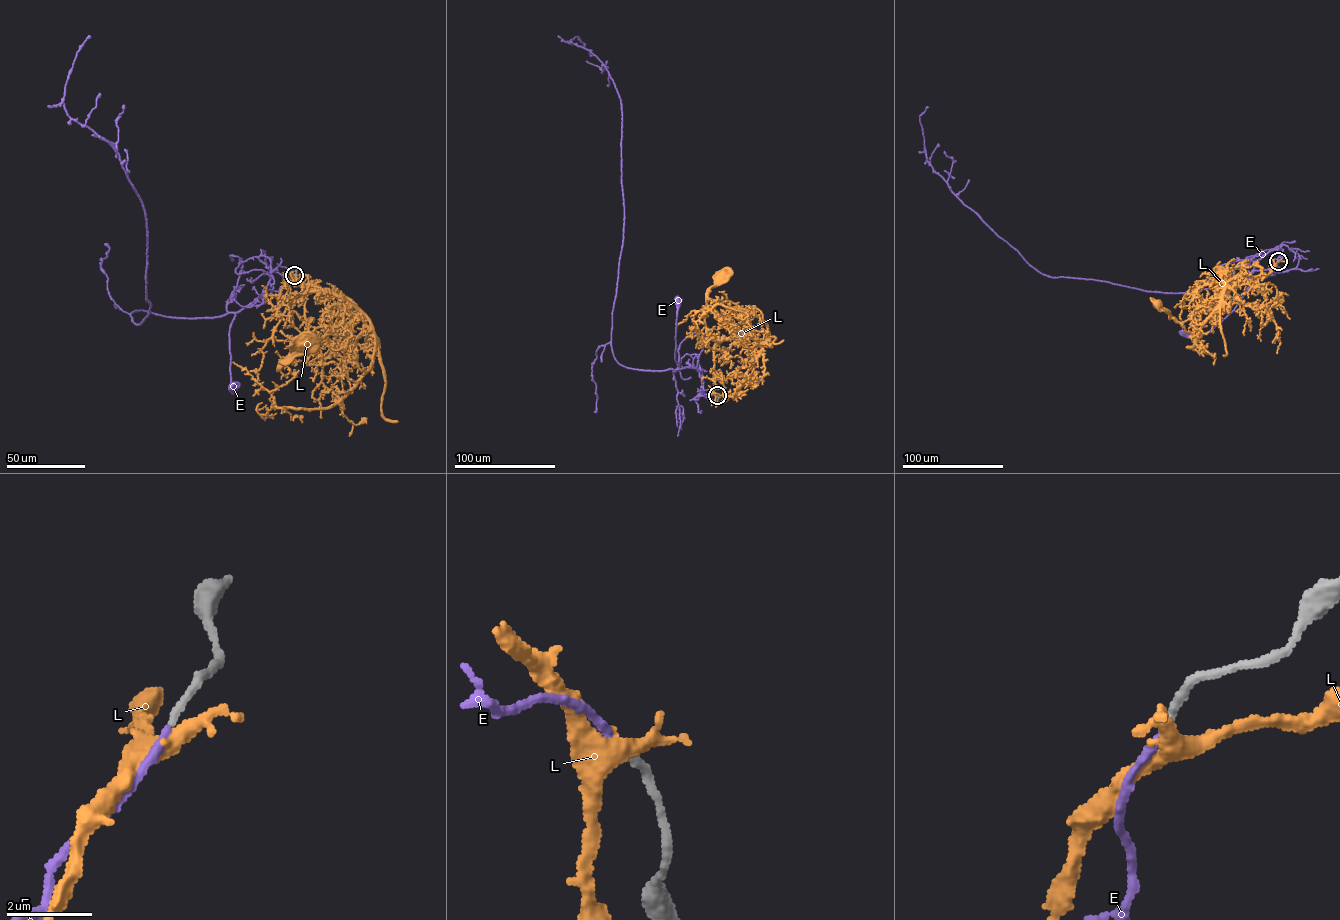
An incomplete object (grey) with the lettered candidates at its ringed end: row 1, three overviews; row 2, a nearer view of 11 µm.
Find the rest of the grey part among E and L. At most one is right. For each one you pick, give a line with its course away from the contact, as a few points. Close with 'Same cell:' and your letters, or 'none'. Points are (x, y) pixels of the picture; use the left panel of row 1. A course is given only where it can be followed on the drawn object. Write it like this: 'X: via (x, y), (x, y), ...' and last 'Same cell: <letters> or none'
E: via (294, 275), (285, 283), (259, 257), (270, 259), (271, 277), (230, 325), (232, 387)
Same cell: E

